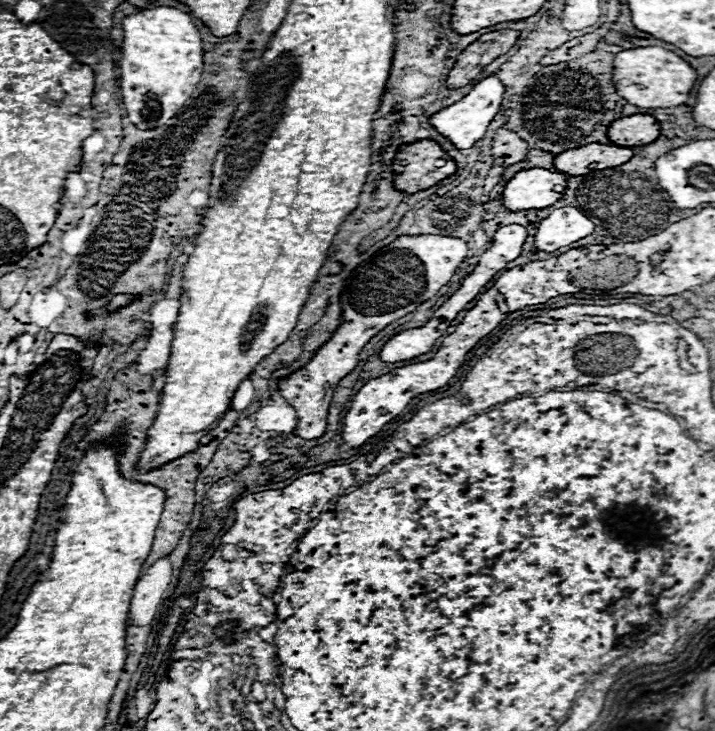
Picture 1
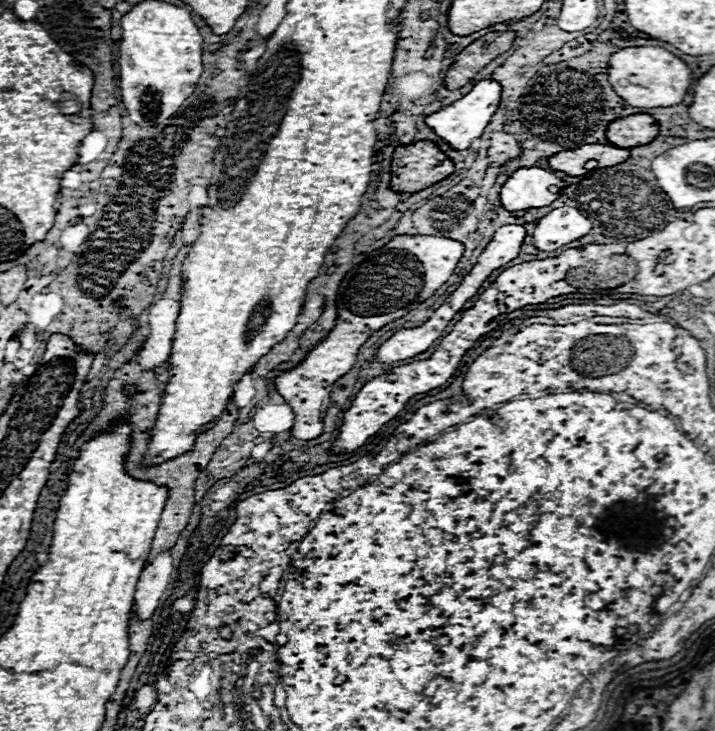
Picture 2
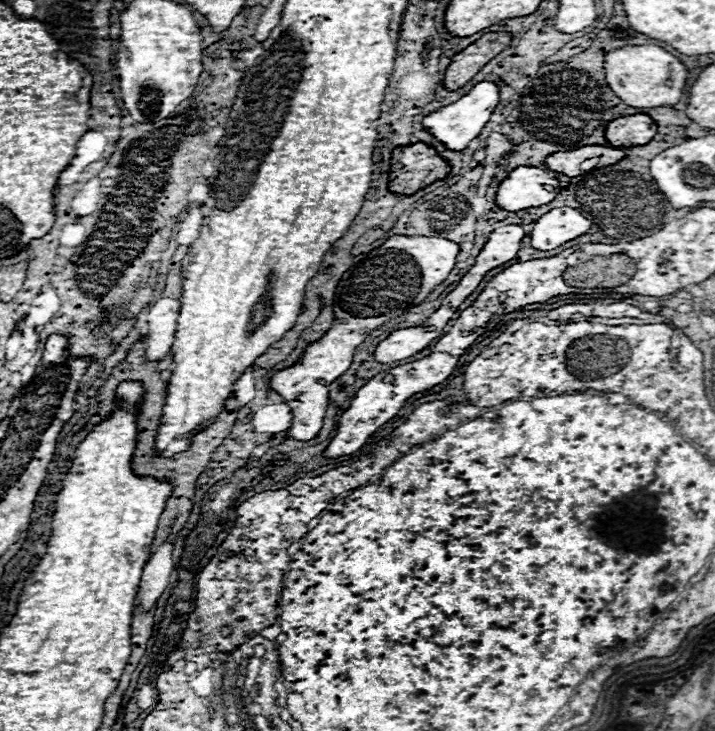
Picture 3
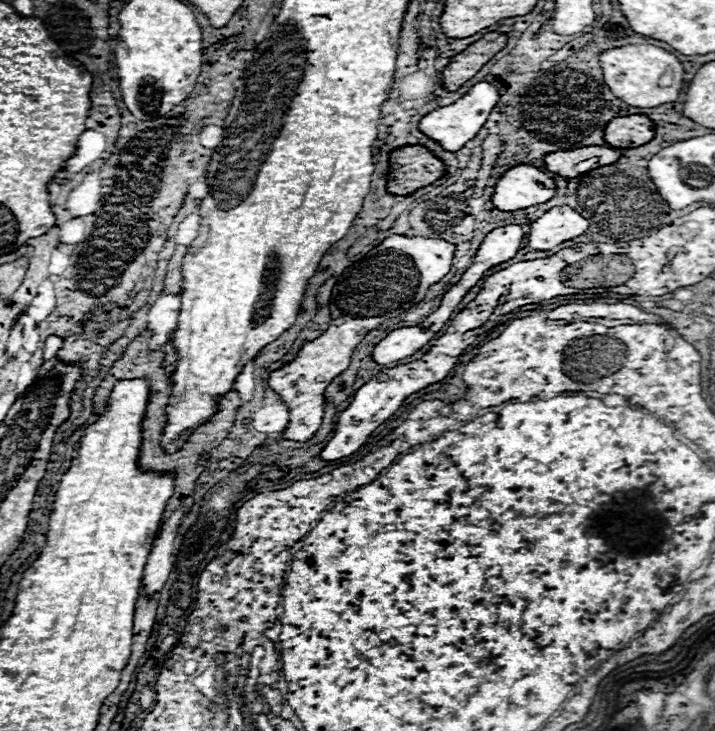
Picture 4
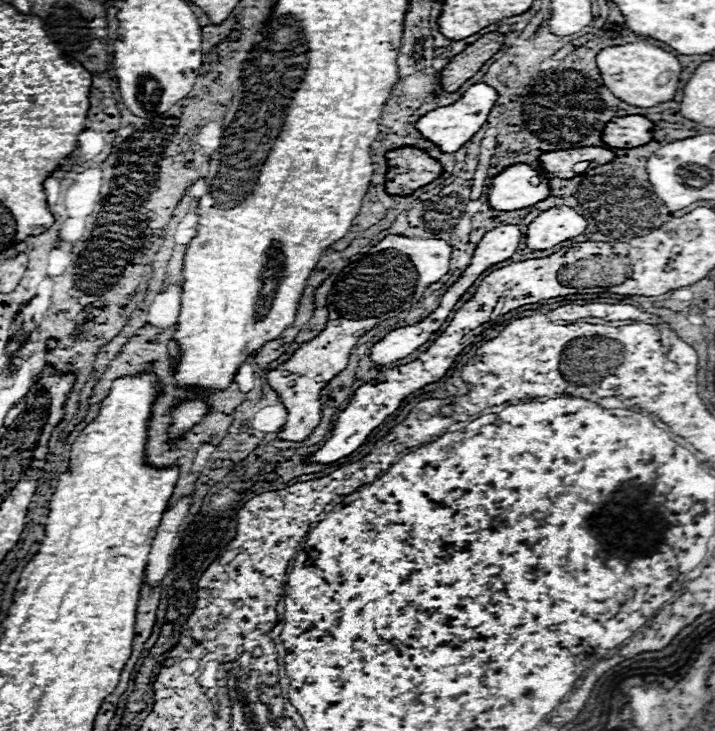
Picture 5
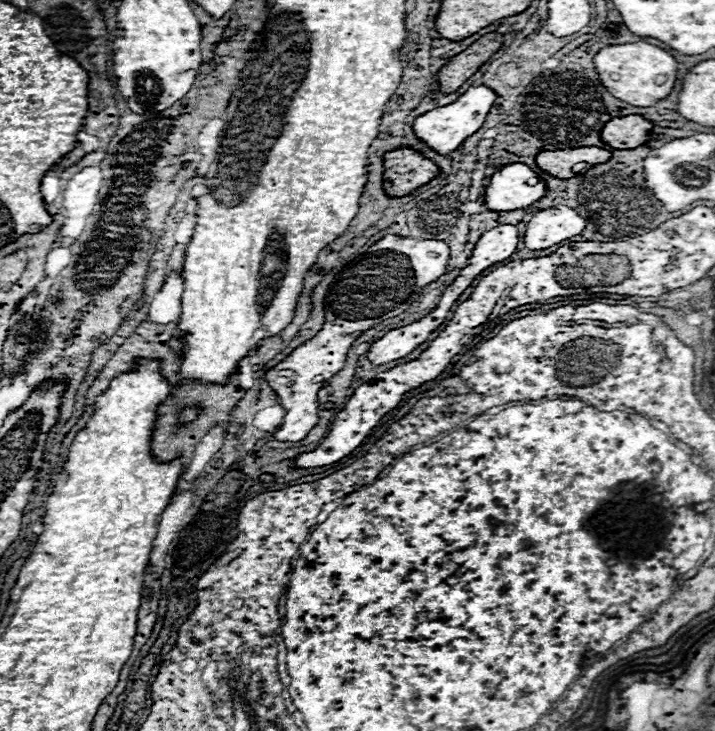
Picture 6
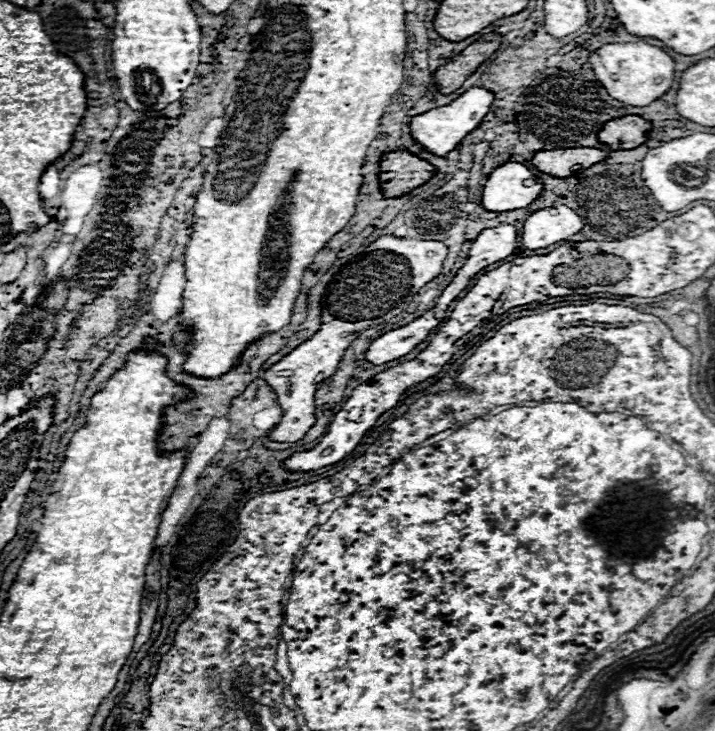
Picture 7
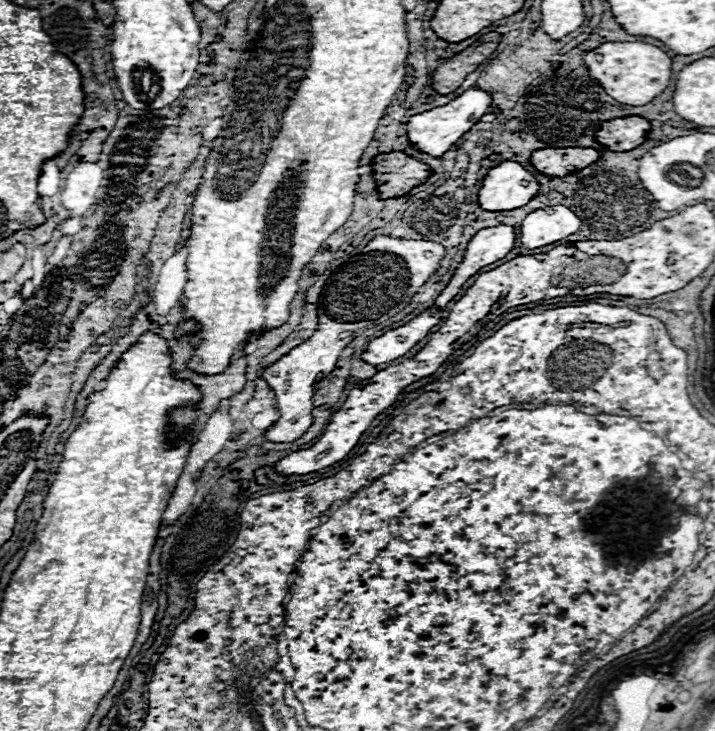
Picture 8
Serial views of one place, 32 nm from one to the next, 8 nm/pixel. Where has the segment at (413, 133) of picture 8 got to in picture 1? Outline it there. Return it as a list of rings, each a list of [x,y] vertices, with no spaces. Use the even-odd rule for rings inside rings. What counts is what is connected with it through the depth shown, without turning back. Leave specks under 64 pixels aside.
[[[494,76],[484,78],[484,80],[480,80],[480,82],[470,90],[470,94],[466,94],[462,100],[454,102],[454,104],[442,108],[440,112],[432,114],[432,116],[428,118],[428,122],[430,122],[430,126],[434,126],[444,138],[448,138],[458,150],[468,150],[468,148],[472,148],[472,144],[474,144],[476,140],[480,140],[480,138],[484,136],[488,124],[490,124],[492,118],[498,114],[500,104],[502,104],[502,94],[504,94],[504,84],[502,84],[498,78],[494,78]]]

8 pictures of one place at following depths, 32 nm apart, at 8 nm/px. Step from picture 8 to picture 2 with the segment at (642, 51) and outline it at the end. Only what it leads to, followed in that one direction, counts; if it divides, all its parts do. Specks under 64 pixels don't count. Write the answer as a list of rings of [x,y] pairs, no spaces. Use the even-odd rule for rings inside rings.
[[[632,46],[622,48],[610,56],[608,78],[614,86],[614,92],[626,104],[636,108],[666,108],[682,102],[686,90],[690,88],[692,72],[678,56],[660,46]]]

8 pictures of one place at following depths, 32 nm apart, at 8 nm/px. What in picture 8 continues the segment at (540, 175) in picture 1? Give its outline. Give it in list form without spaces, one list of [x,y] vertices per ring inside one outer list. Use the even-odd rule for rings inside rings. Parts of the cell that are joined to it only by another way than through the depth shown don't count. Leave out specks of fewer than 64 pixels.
[[[504,160],[490,168],[478,190],[478,204],[488,212],[522,208],[538,194],[538,182],[518,162]]]

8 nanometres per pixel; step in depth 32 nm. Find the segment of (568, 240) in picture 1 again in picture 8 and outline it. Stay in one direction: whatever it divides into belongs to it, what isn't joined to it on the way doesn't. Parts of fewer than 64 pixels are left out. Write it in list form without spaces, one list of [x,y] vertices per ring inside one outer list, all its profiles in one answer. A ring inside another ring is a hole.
[[[546,206],[530,212],[520,224],[520,244],[524,248],[540,248],[554,244],[582,226],[580,218],[566,206]]]

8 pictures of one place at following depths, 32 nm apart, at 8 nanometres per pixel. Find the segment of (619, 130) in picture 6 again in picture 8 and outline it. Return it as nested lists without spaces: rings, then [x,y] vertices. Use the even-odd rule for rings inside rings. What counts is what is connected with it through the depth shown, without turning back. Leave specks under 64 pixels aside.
[[[640,116],[614,118],[600,126],[596,134],[596,142],[612,152],[634,150],[636,146],[646,142],[648,132],[650,132],[650,122]]]

